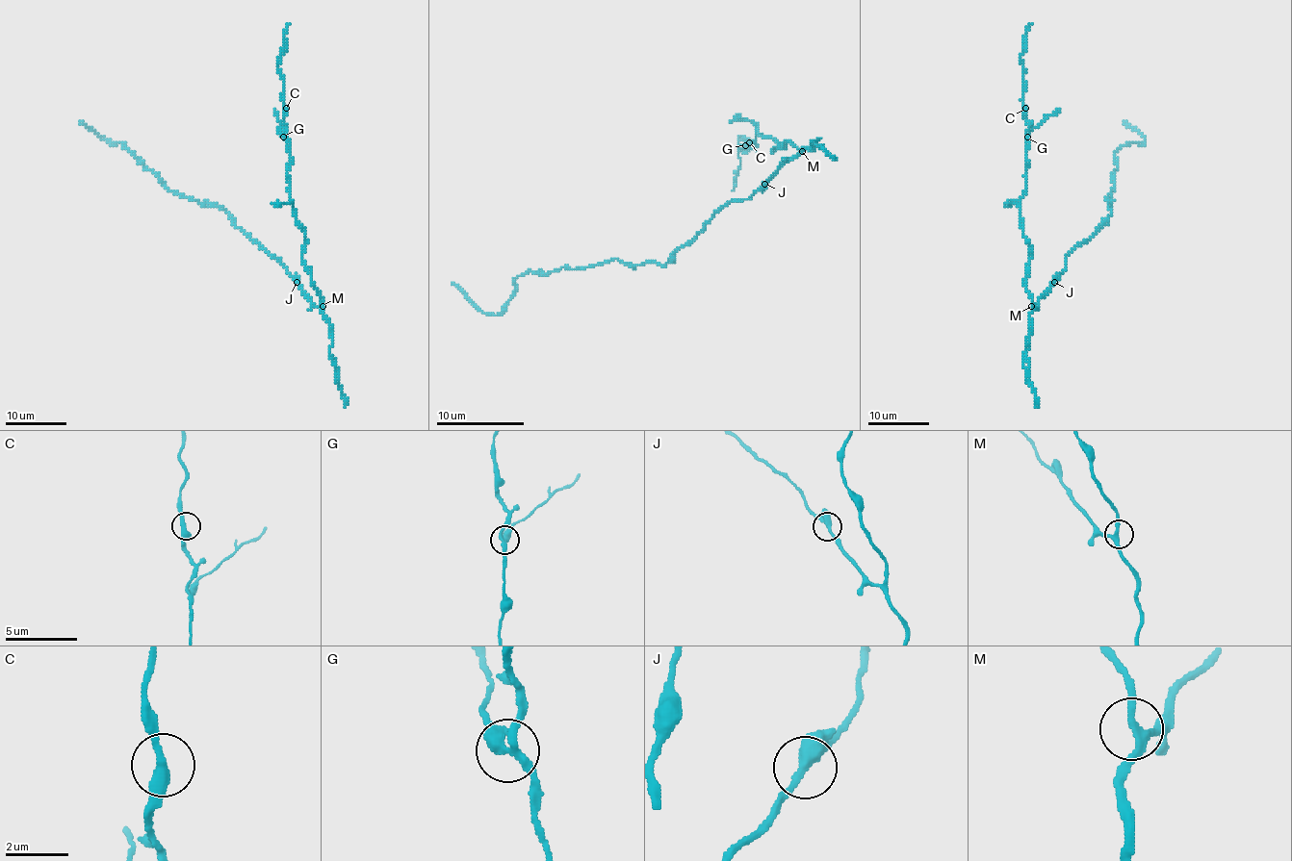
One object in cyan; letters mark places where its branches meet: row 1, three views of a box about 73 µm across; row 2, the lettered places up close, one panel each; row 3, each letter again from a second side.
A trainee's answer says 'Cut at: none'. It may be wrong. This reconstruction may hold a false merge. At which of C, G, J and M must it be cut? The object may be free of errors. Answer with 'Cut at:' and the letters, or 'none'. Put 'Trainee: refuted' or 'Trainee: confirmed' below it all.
Cut at: G
Trainee: refuted

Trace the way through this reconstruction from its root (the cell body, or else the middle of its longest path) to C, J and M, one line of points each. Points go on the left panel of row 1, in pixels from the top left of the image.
C: (304, 293), (317, 306), (321, 304), (321, 295), (302, 259), (304, 228), (295, 219), (289, 193), (286, 108)
J: (304, 293), (297, 282)
M: (304, 293), (317, 306), (322, 306)

